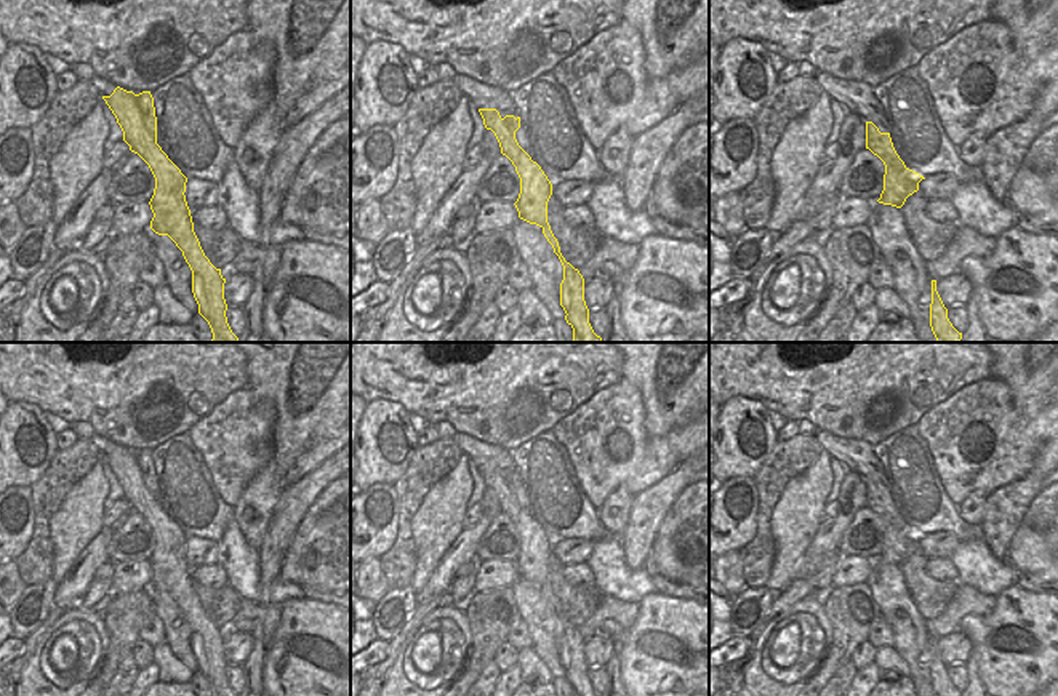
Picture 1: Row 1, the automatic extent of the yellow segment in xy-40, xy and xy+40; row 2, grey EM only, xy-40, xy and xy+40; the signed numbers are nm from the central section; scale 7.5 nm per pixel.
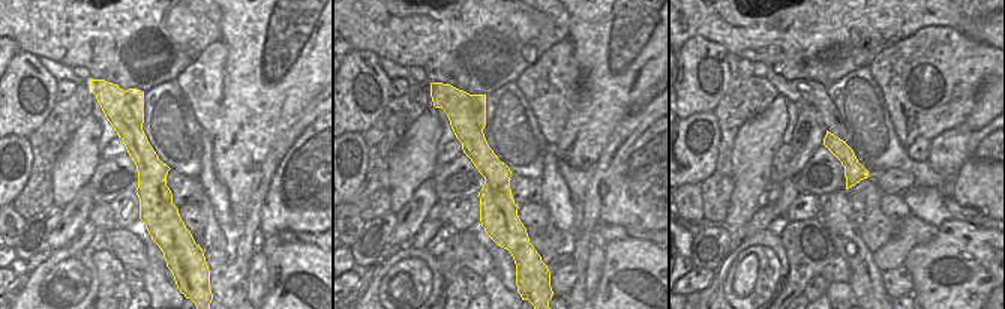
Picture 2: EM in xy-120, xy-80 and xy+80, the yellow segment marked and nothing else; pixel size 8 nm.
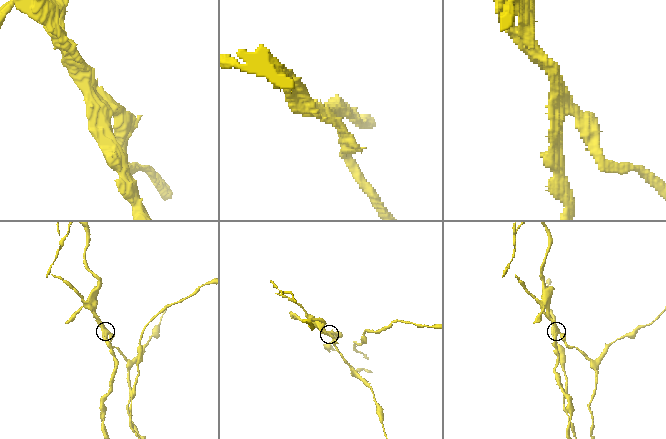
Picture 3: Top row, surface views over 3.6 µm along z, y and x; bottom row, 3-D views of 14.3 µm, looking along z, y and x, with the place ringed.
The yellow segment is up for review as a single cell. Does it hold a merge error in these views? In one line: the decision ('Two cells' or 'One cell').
Two cells.

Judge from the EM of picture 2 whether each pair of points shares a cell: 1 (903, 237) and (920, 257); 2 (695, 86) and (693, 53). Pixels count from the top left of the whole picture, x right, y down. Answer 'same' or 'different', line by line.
1: different
2: same

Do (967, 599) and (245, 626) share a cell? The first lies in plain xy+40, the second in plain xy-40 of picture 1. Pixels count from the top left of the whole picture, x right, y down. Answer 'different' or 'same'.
different

